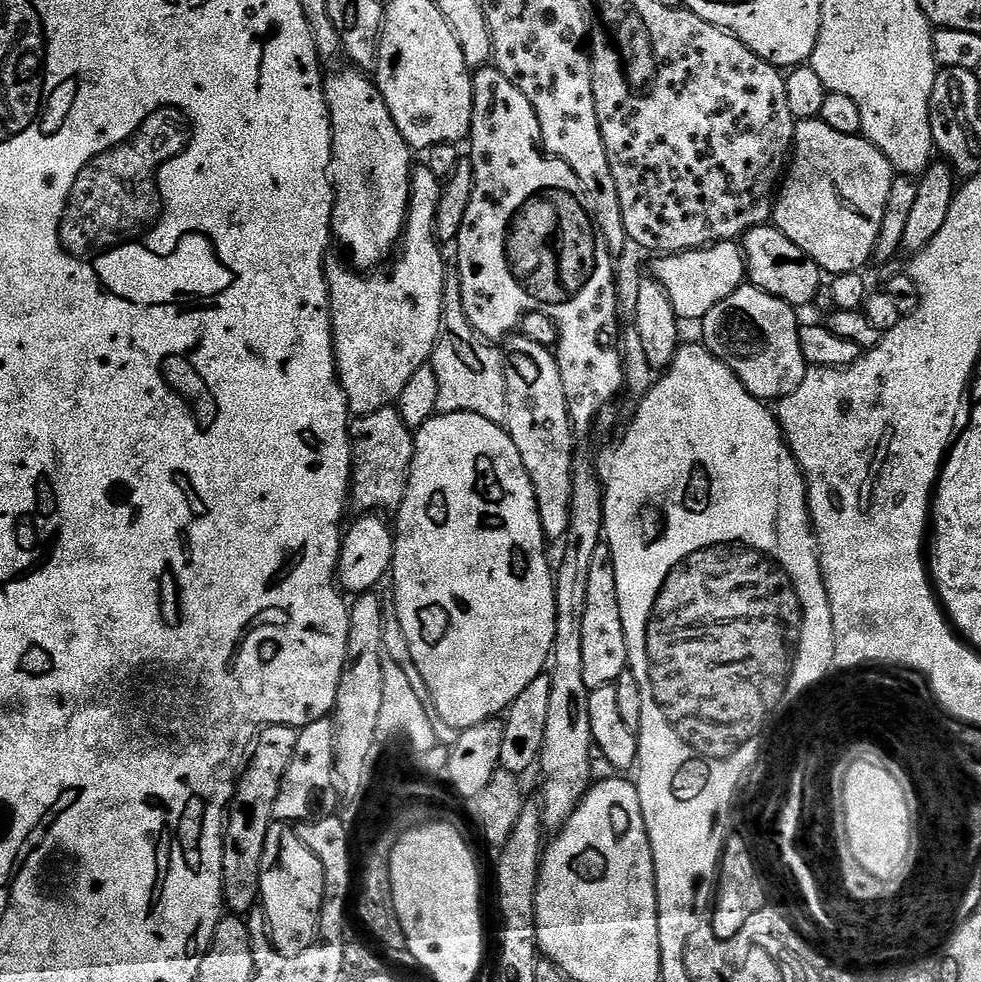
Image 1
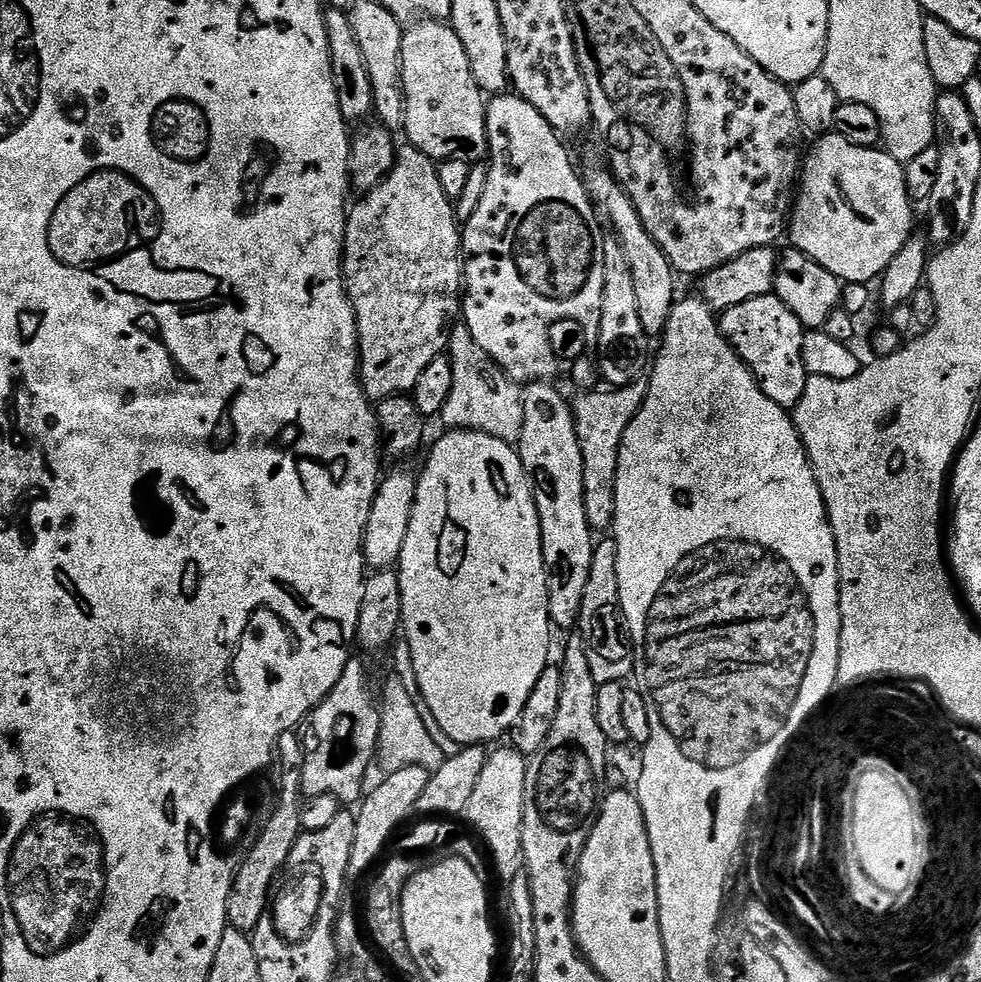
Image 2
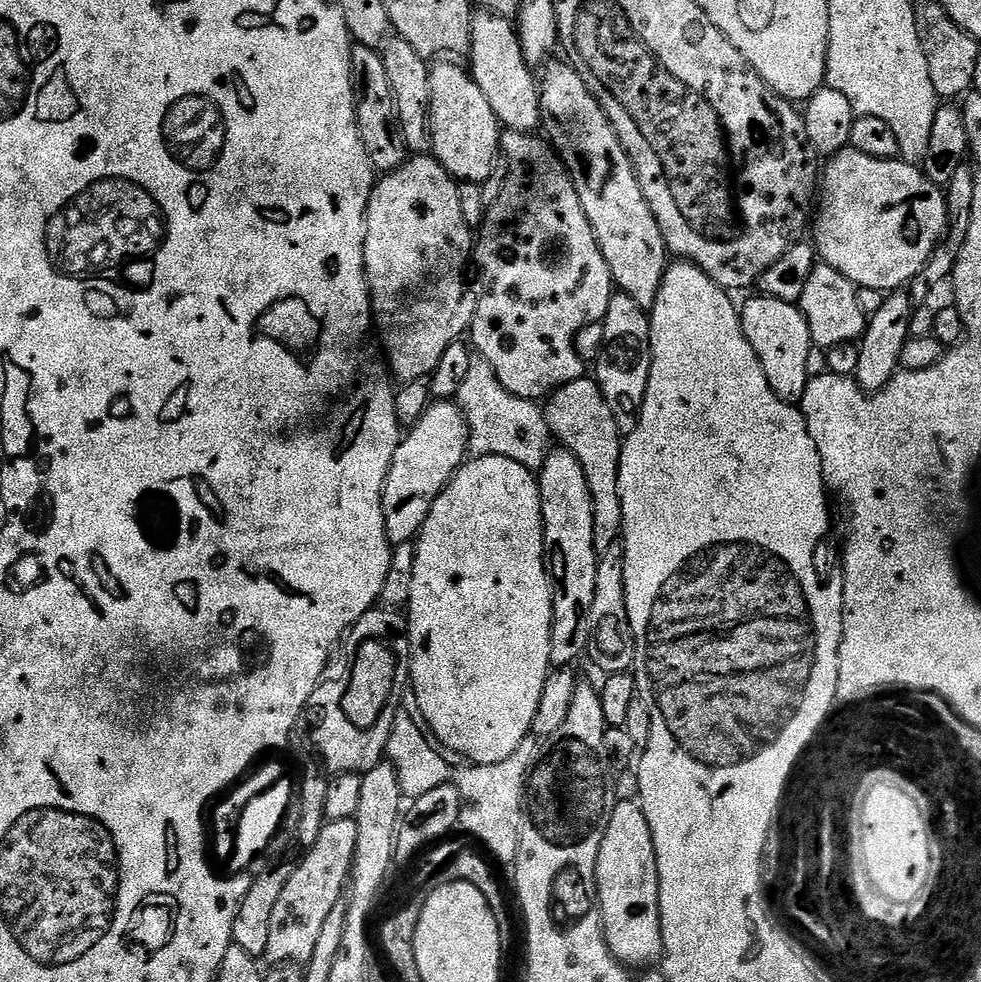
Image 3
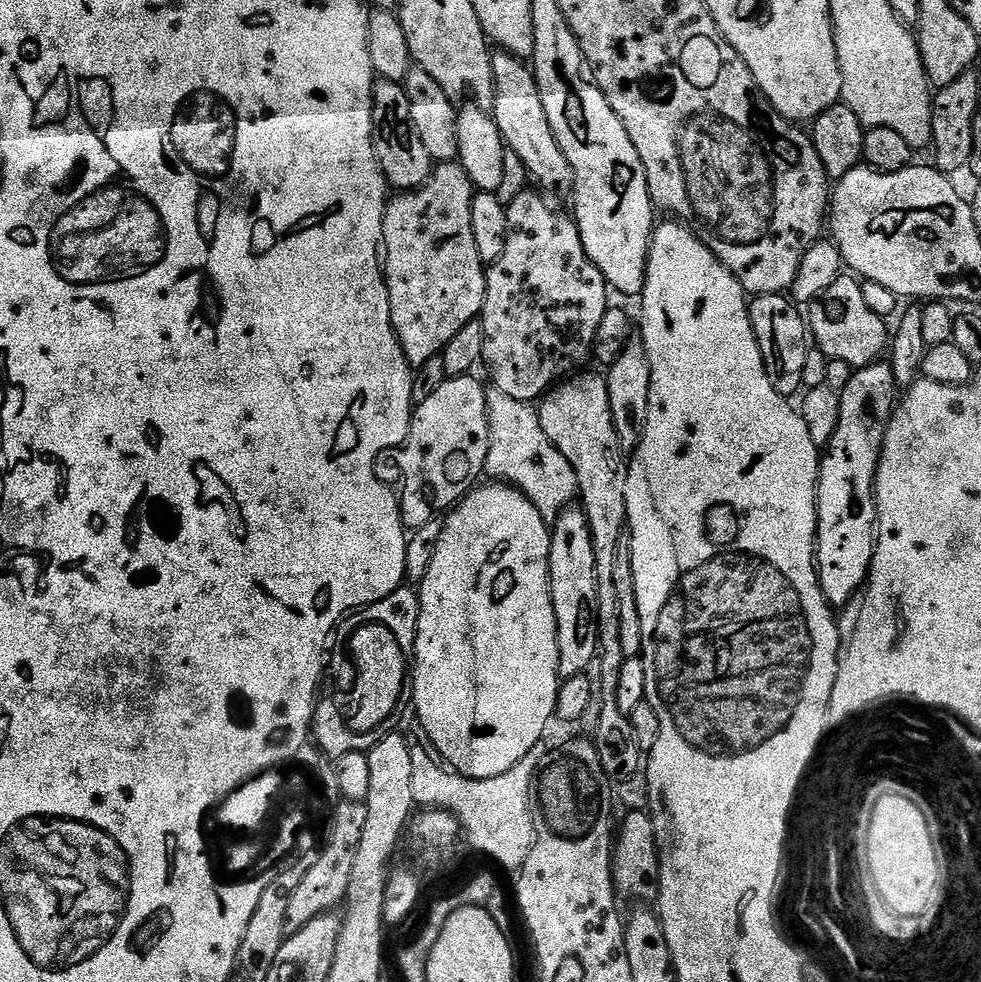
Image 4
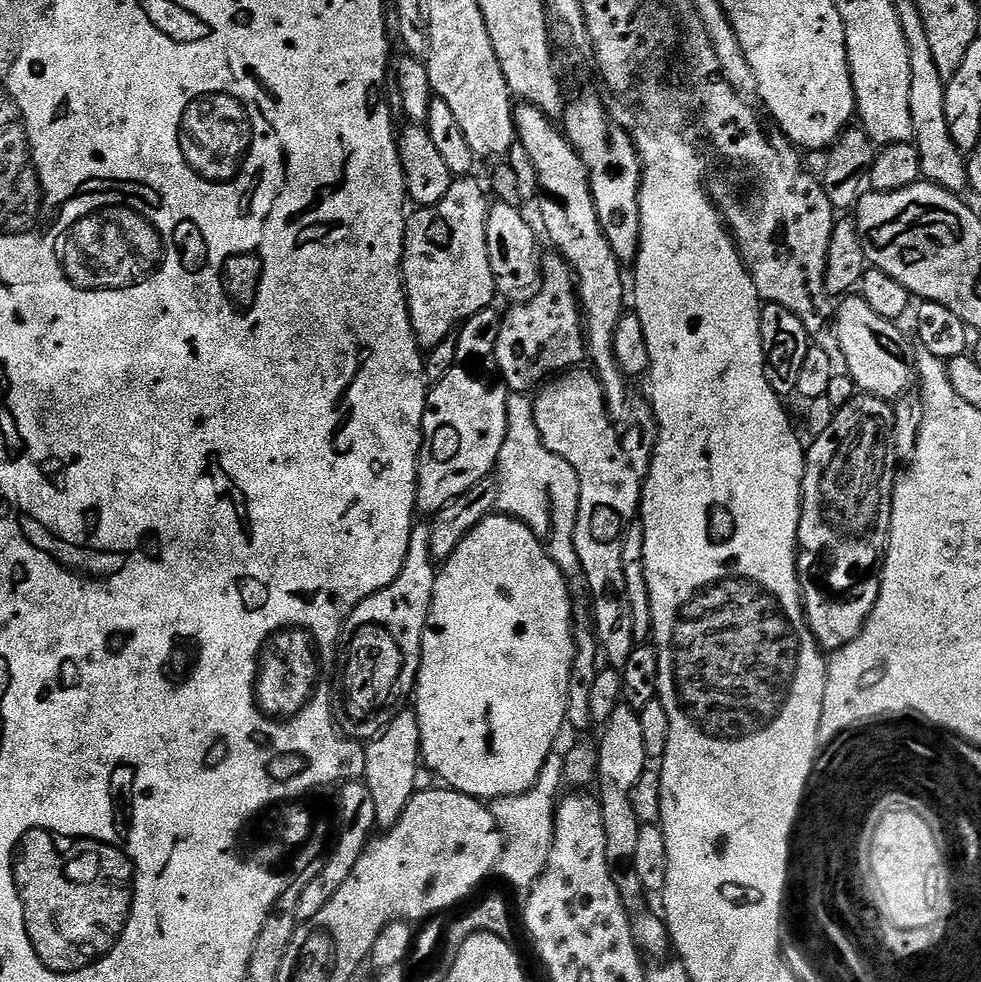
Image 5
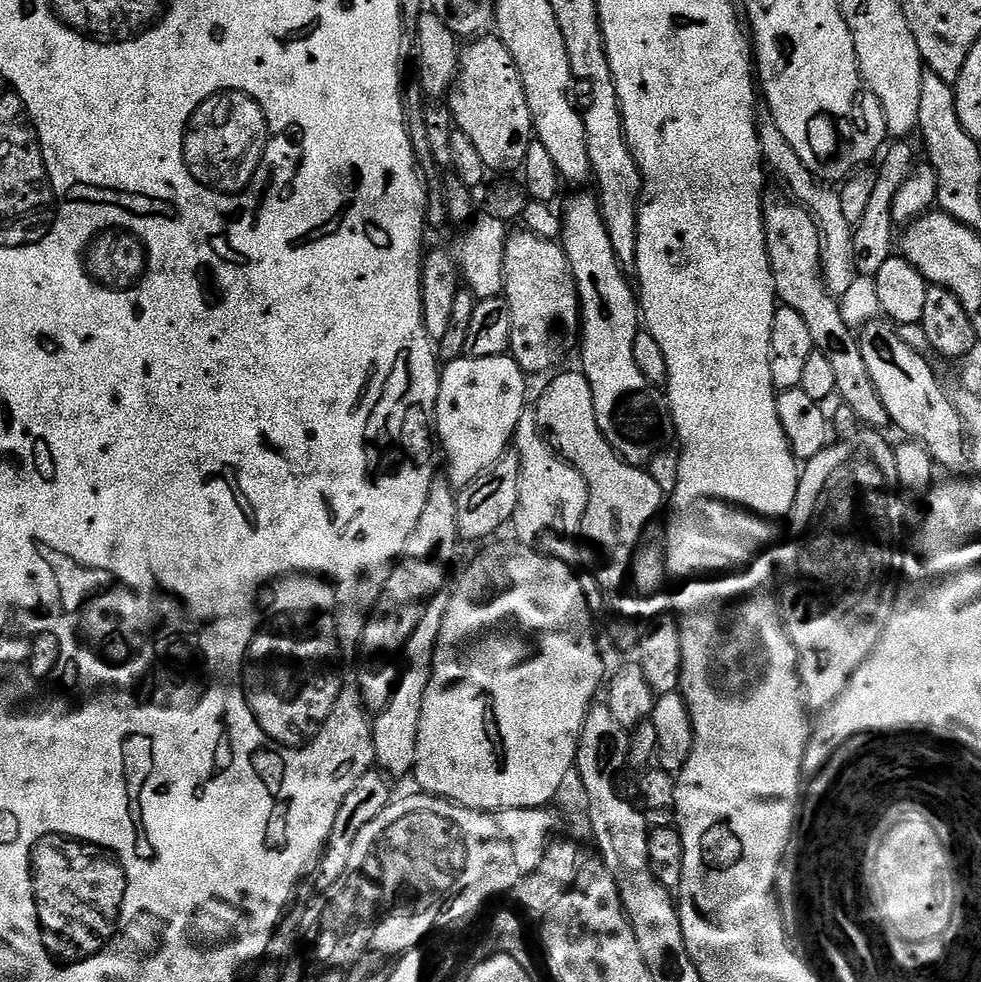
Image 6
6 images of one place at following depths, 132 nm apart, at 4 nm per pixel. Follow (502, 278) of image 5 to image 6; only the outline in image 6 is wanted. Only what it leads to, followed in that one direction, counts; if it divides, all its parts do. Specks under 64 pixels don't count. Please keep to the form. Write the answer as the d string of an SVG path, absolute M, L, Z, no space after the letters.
M527 230L519 231L509 231L508 241L504 243L502 296L508 301L512 323L510 354L525 374L551 373L561 367L559 364L571 352L573 355L577 351L580 296L563 247L556 240L544 240Z

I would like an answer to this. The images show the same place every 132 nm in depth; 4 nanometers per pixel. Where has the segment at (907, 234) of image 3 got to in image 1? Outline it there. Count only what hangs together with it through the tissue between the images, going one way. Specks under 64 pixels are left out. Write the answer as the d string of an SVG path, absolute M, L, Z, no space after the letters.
M818 118L814 120L797 120L794 138L792 139L790 163L787 165L782 177L782 183L774 196L771 223L782 234L786 234L786 238L790 238L790 242L794 242L794 246L798 246L798 250L805 252L825 273L860 272L863 269L863 264L867 260L871 261L873 259L872 251L878 242L878 234L882 226L882 214L886 210L886 202L890 198L890 186L893 179L894 169L892 163L885 158L882 150L875 148L869 140L864 139L863 135L838 134L838 130L834 130L831 126L826 126L826 122L822 122Z

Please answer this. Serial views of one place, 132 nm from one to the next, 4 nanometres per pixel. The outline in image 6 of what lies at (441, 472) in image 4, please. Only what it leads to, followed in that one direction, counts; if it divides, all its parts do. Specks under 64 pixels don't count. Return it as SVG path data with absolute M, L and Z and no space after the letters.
M511 354L494 358L474 358L464 356L459 360L450 360L443 365L440 373L440 389L436 403L434 432L438 437L438 448L444 451L444 460L448 463L446 475L453 489L459 490L474 482L479 476L491 472L504 453L509 451L516 435L516 427L526 410L524 395L528 388L524 385L526 374L518 366Z

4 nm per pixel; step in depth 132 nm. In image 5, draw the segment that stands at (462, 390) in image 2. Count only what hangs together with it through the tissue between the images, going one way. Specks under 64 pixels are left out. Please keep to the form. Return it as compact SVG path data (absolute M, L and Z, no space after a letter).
M512 394L508 398L508 425L506 426L506 442L502 446L502 450L498 454L498 462L494 469L494 480L497 490L496 502L499 511L505 516L512 516L515 520L521 520L528 525L536 537L540 539L540 545L546 550L546 554L552 561L554 561L560 569L563 570L564 575L569 578L583 577L584 571L580 565L580 559L576 553L574 546L574 526L578 522L578 498L580 497L580 483L578 482L578 474L574 474L574 466L570 466L570 462L566 462L562 458L558 458L558 454L554 454L550 450L546 450L546 446L542 442L542 434L538 434L538 422L534 422L534 400L528 394Z

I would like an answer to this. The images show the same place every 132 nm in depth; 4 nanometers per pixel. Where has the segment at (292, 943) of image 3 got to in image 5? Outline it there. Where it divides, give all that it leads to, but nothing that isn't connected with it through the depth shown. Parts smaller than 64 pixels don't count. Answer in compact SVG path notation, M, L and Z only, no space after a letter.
M353 778L347 781L339 790L339 802L340 837L336 840L336 849L329 854L328 861L320 868L320 873L309 884L303 885L302 898L298 898L297 921L303 922L314 918L314 914L318 914L318 910L322 910L322 906L326 906L326 902L330 902L330 898L334 894L338 894L342 882L346 882L346 878L350 878L350 870L354 870L358 858L362 858L364 849L368 846L370 839L368 831L377 827L374 798L370 798L370 790L363 779Z

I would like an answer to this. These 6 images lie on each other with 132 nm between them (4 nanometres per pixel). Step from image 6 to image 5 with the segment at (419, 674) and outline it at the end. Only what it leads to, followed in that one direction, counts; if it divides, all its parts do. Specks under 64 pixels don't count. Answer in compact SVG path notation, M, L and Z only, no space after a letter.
M401 710L388 723L384 731L367 741L362 752L362 779L368 785L370 798L374 798L376 823L381 829L393 828L402 818L406 806L418 791L416 779L422 771L420 731L415 711Z

